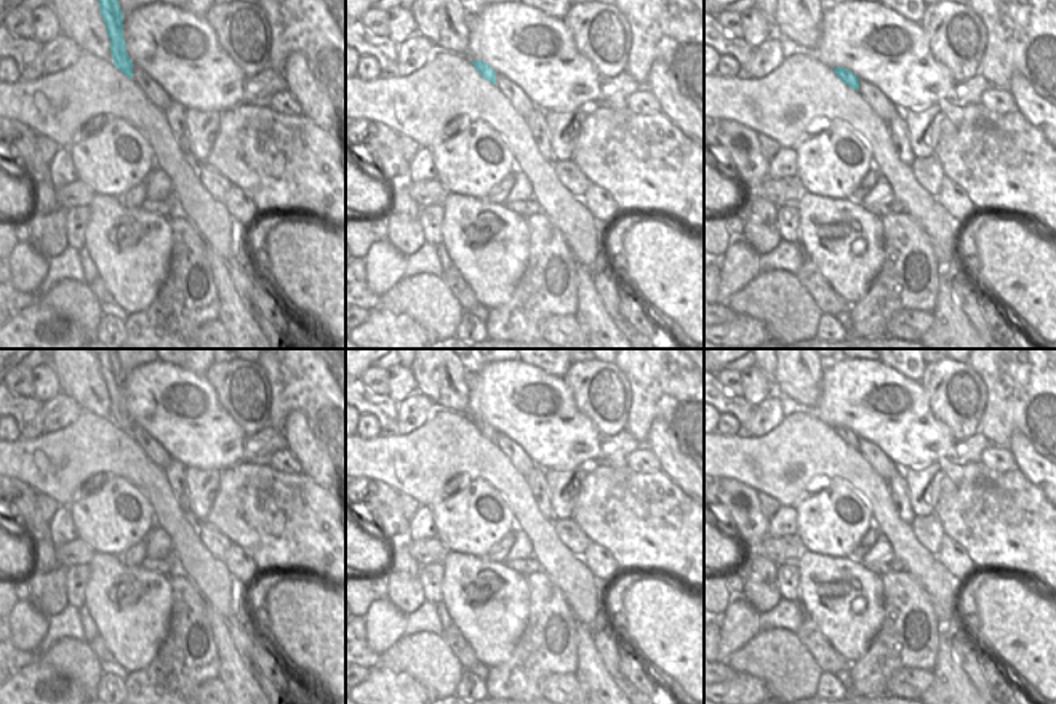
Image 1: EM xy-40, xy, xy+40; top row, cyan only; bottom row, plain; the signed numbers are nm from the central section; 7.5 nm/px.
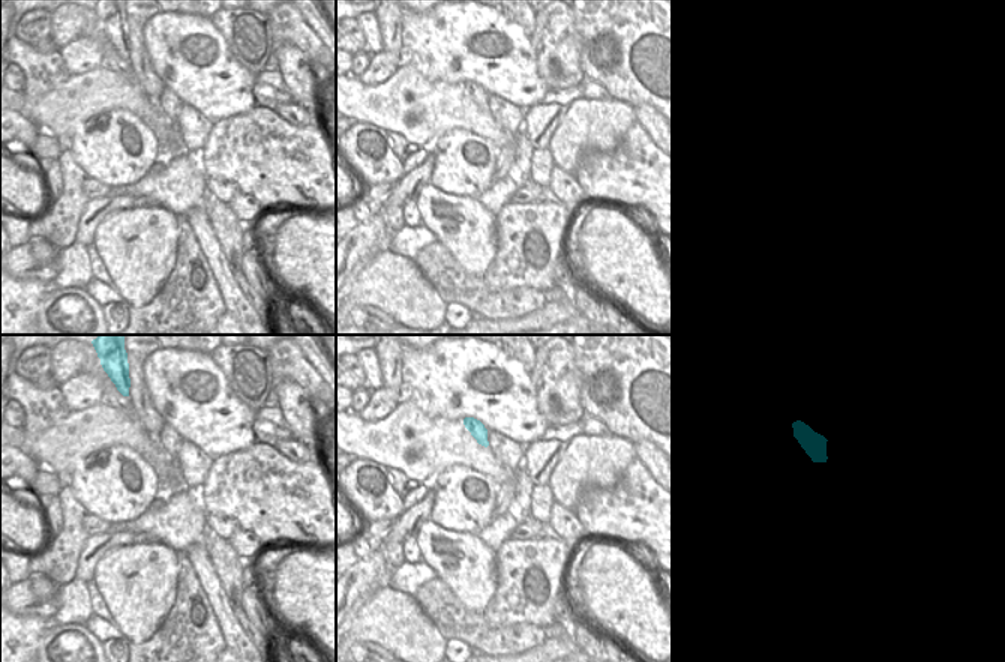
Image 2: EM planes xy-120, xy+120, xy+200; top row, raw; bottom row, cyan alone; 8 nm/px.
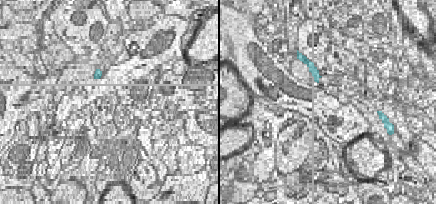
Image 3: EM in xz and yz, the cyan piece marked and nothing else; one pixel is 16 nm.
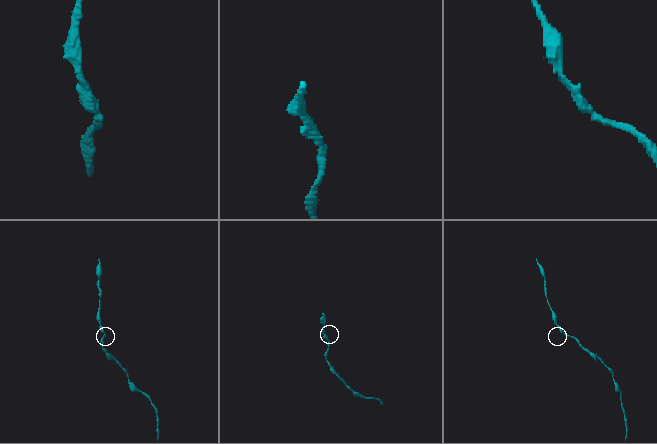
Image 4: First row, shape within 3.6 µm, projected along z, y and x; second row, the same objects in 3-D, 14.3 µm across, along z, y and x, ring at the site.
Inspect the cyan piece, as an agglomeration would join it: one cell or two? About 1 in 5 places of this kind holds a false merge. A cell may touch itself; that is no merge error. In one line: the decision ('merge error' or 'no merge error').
no merge error

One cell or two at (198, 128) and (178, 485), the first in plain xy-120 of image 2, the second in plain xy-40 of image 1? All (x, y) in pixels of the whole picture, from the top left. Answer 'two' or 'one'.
two

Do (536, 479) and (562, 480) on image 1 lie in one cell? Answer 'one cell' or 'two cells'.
two cells

